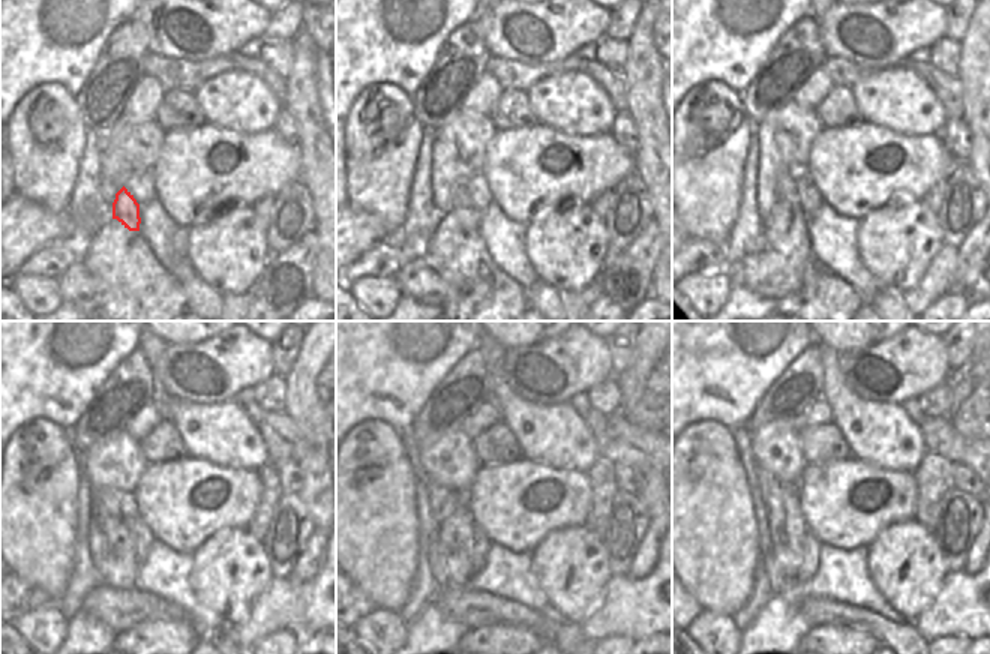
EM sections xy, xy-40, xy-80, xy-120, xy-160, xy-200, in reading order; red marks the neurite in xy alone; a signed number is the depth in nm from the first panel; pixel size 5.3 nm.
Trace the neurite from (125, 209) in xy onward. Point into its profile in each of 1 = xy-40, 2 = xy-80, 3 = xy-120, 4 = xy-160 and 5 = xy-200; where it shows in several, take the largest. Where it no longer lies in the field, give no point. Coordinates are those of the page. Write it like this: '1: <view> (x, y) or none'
1: xy-40 (459, 198)
2: xy-80 (786, 186)
3: xy-120 (108, 504)
4: xy-160 (444, 501)
5: xy-200 (770, 486)

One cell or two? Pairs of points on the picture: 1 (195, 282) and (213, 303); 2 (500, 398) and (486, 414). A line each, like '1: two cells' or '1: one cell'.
1: one cell
2: two cells

